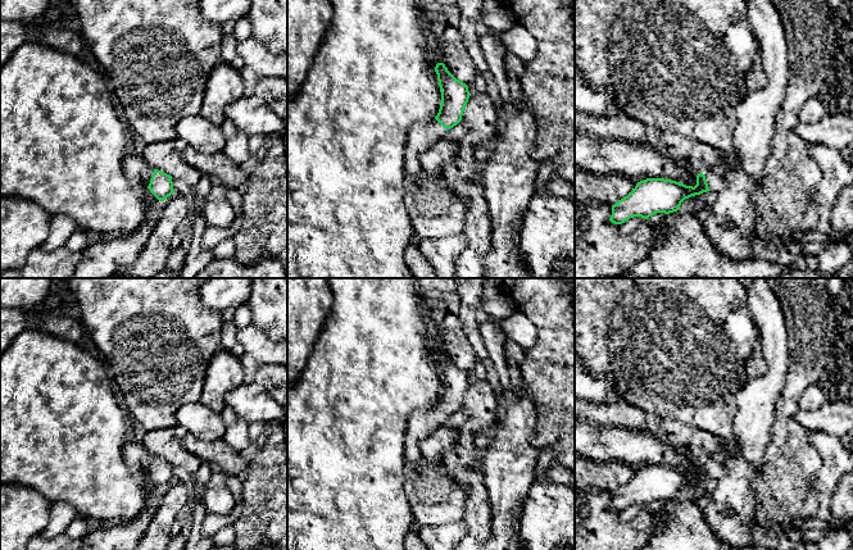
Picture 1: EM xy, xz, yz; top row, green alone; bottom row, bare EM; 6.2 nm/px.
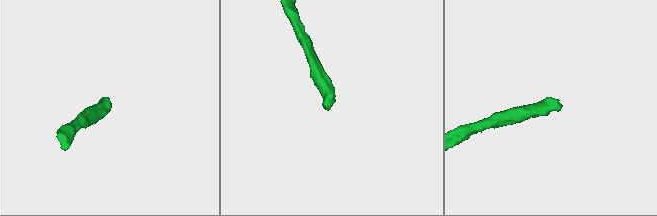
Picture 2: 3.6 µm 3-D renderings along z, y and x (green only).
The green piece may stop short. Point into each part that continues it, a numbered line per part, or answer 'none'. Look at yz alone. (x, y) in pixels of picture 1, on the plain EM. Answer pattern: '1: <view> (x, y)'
1: yz (716, 469)

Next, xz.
1: xz (422, 423)

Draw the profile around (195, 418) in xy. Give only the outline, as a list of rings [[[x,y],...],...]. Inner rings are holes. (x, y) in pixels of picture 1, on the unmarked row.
[[[200,401],[180,406],[176,418],[178,426],[203,441],[217,441],[226,433],[221,413],[209,409]]]

